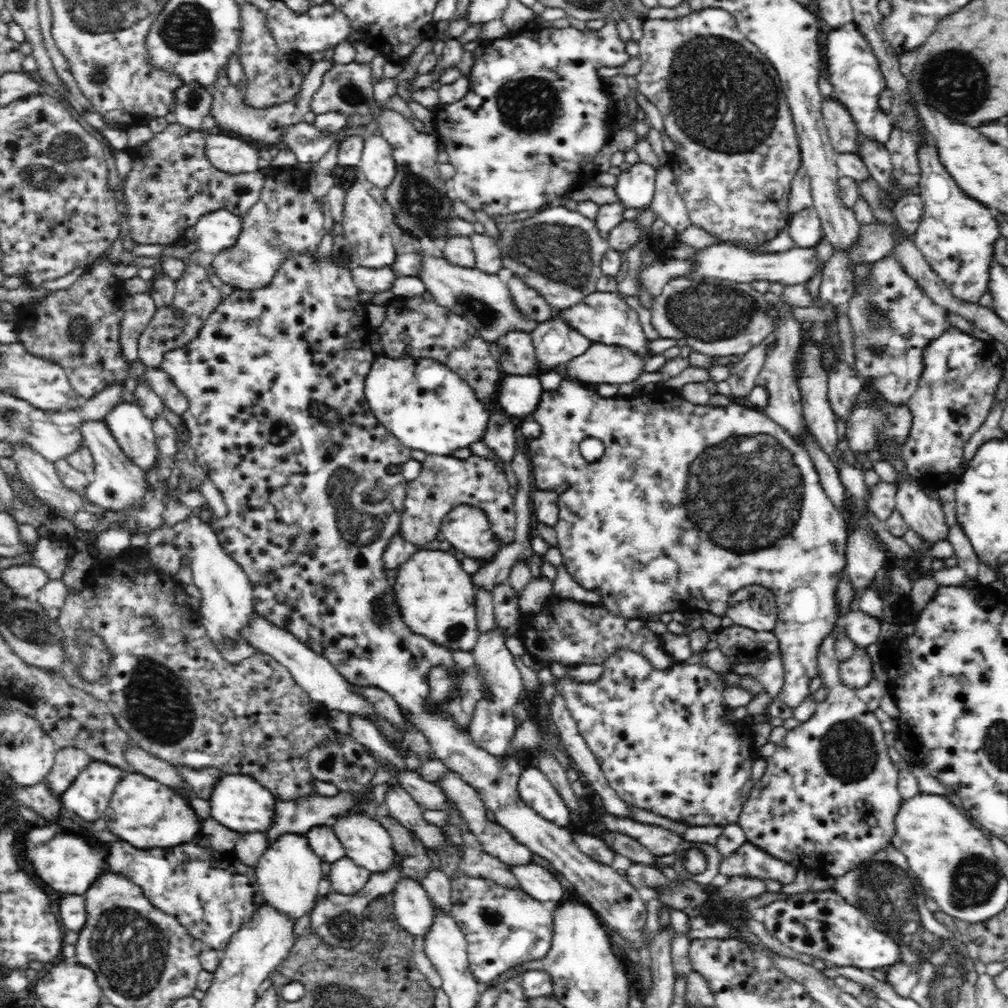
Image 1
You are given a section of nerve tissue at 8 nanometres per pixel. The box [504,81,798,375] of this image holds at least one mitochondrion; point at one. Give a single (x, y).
(559, 252)

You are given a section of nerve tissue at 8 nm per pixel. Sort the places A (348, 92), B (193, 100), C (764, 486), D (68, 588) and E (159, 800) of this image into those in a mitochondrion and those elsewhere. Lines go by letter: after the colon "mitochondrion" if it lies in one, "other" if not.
A: mitochondrion
B: mitochondrion
C: mitochondrion
D: other
E: other

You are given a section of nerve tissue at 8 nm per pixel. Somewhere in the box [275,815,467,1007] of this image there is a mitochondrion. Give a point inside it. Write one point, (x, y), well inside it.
(342, 923)

